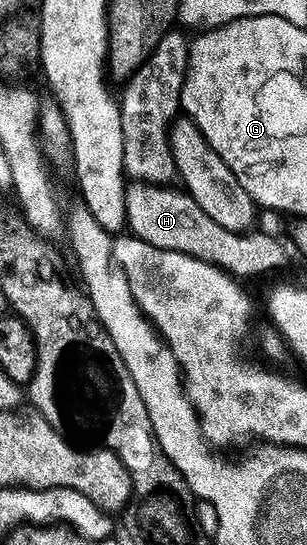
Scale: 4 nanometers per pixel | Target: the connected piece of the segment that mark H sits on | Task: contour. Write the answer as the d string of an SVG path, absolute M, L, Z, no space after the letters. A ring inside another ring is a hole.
M134 181L126 189L126 227L129 234L134 235L140 241L148 241L148 245L156 245L156 249L165 251L175 251L196 257L205 263L211 263L213 267L218 267L228 275L234 276L239 281L247 281L253 275L266 275L269 271L274 271L277 267L282 267L286 263L286 251L282 248L282 243L278 239L273 239L270 235L265 235L259 229L245 231L233 231L224 229L224 225L216 225L200 205L185 190L177 189L170 185L159 185L156 183L144 183Z

